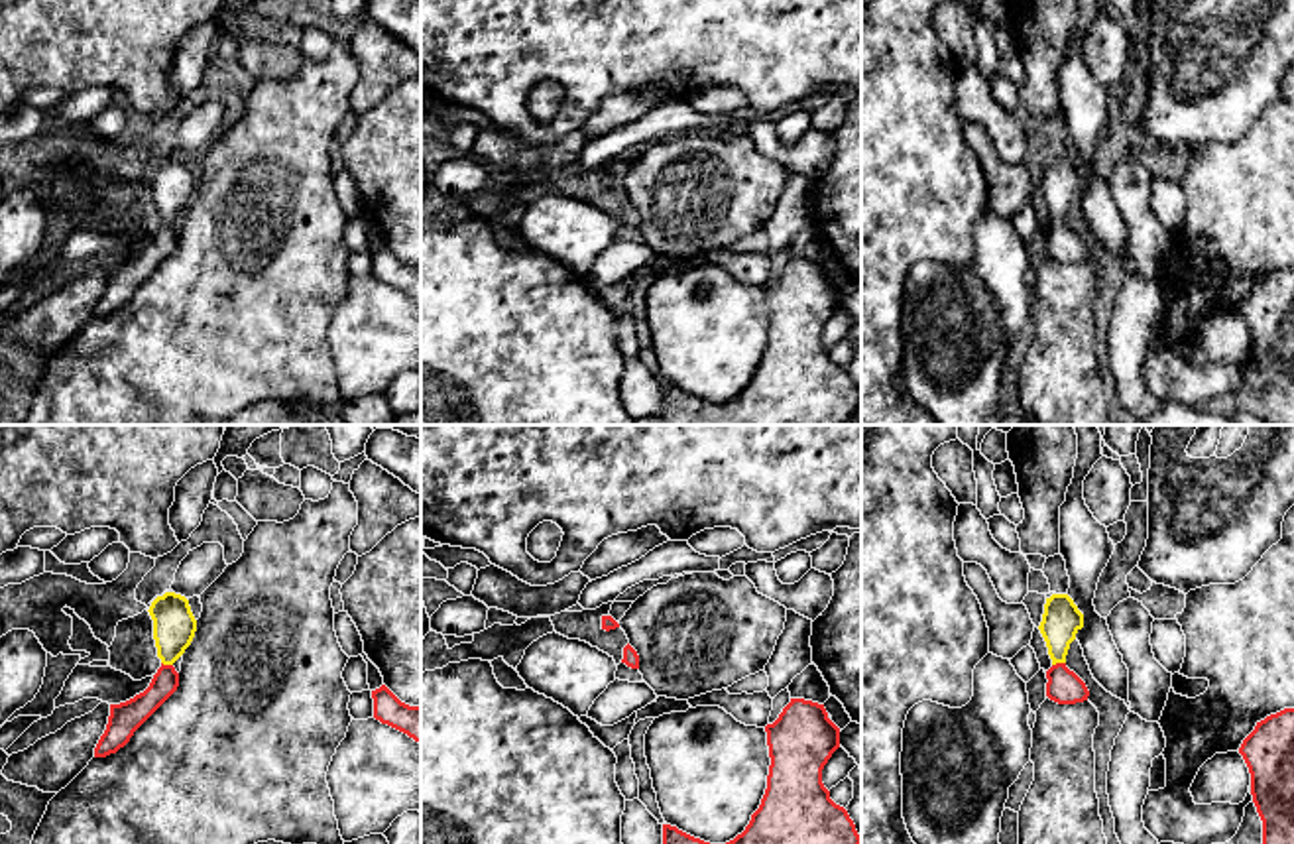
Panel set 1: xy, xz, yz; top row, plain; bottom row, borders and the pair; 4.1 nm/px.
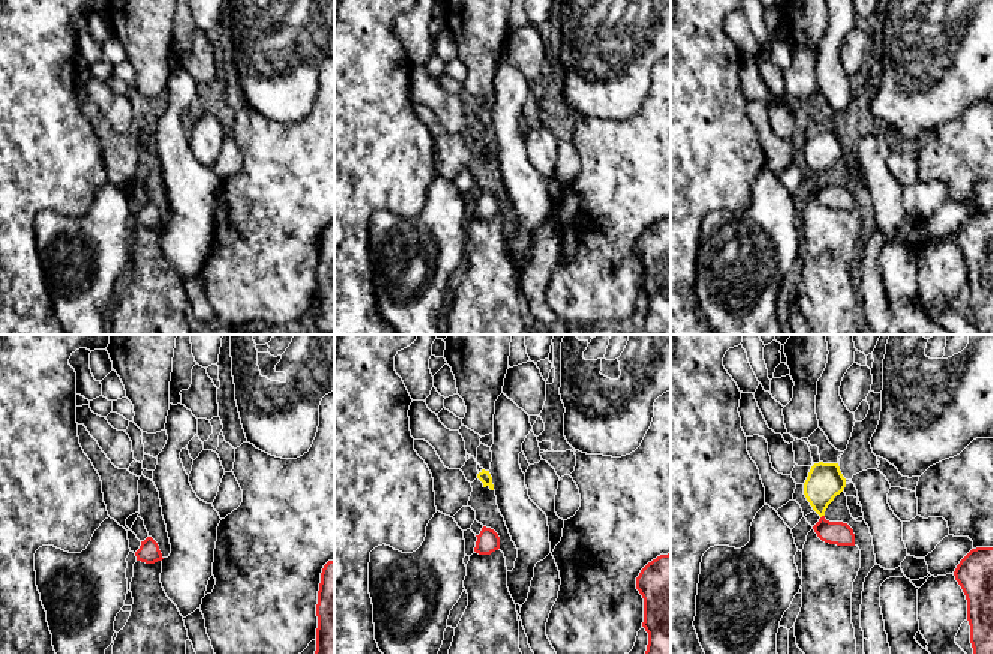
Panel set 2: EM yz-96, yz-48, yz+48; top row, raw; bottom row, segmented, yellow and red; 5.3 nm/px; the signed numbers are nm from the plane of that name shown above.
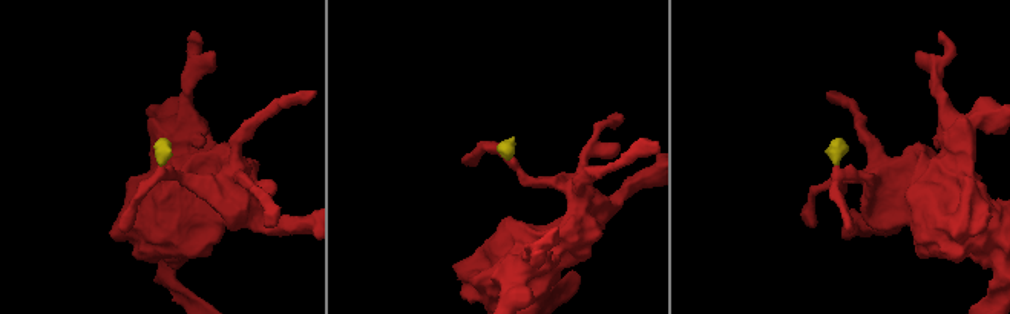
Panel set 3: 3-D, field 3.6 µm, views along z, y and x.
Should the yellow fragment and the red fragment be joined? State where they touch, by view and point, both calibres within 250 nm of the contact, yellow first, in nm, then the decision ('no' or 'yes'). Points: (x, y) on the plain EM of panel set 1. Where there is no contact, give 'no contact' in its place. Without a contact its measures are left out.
yz (1058, 221) | 160/140 nm | yes

